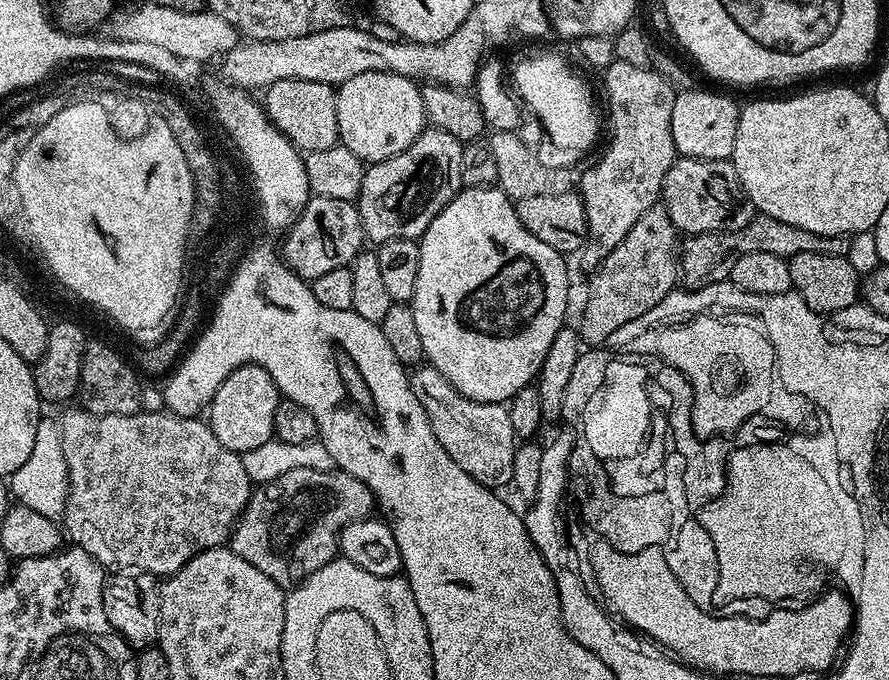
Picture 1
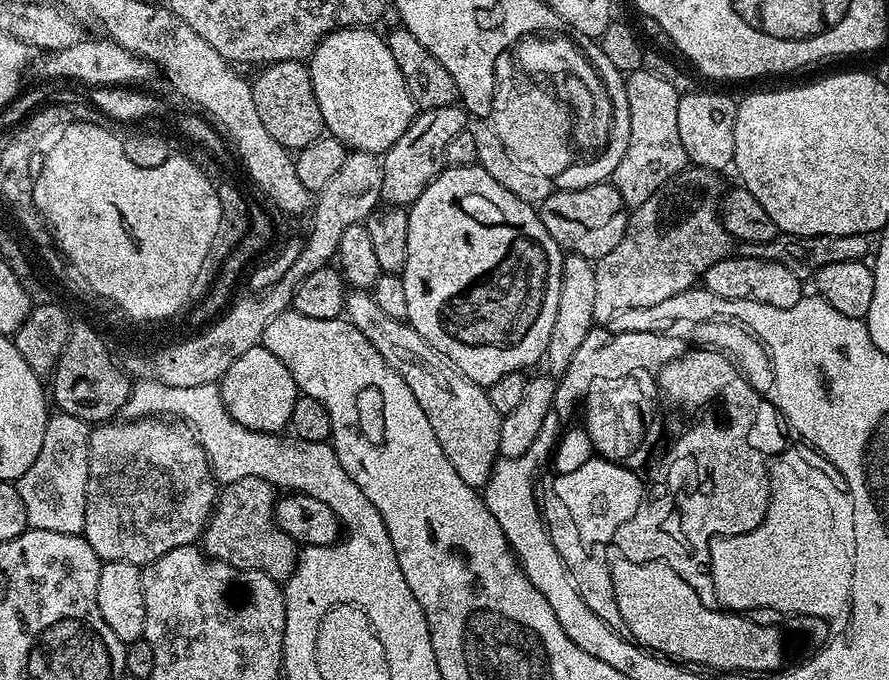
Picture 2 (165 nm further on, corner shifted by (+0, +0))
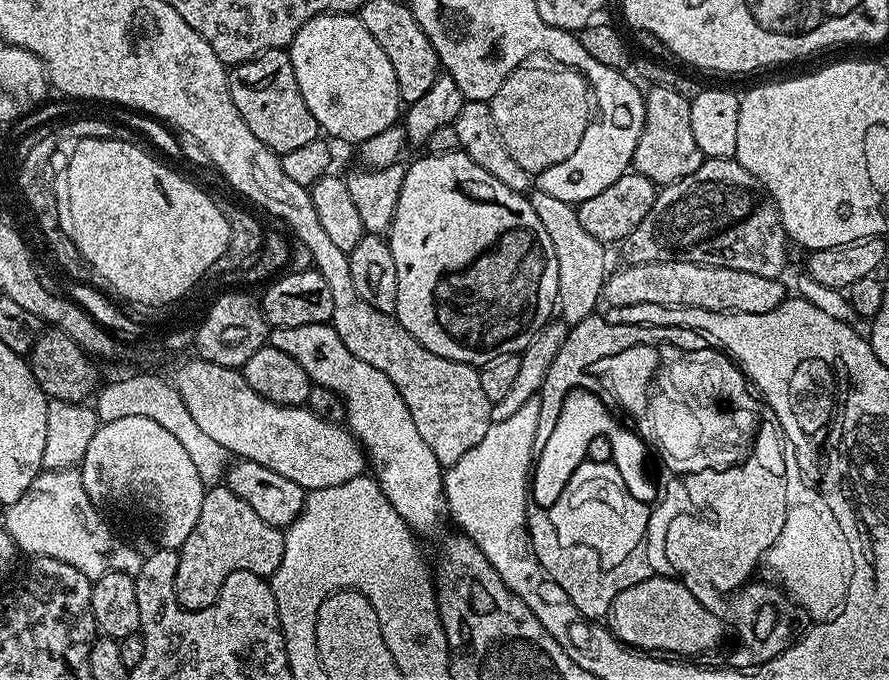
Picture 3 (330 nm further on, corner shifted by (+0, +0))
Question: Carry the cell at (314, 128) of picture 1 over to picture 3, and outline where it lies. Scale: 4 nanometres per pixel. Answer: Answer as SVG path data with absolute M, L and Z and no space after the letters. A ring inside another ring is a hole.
M282 48L266 50L245 64L231 65L228 74L230 98L242 114L242 122L250 126L254 138L277 154L298 150L306 142L314 142L321 135L320 123L310 114L302 90L298 90L298 78L294 78L294 66L287 51Z

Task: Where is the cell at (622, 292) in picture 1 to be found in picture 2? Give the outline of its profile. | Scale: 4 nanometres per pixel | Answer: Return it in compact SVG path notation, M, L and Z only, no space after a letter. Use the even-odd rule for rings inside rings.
M695 166L685 167L673 180L667 180L642 206L638 206L628 218L626 234L610 254L595 261L594 274L594 318L596 324L607 326L614 314L622 314L622 310L638 310L638 306L656 306L666 298L674 298L674 294L682 294L682 290L693 287L703 277L714 262L722 262L733 255L734 241L724 229L724 221L718 211L721 199L721 177L709 168Z

